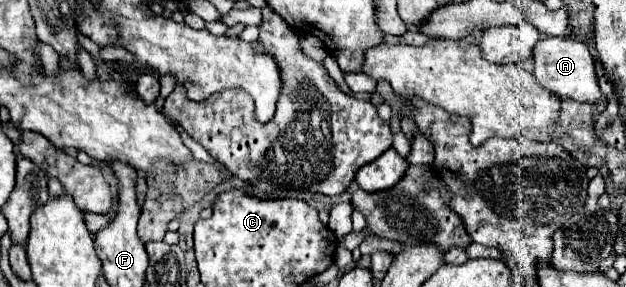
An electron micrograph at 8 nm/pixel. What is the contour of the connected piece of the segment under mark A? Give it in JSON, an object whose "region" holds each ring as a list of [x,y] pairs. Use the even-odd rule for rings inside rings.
{"region":[[[541,37],[533,49],[533,61],[533,75],[545,89],[553,91],[557,97],[589,103],[597,113],[603,113],[607,109],[607,97],[599,89],[593,57],[585,43],[575,41],[573,37]]]}

